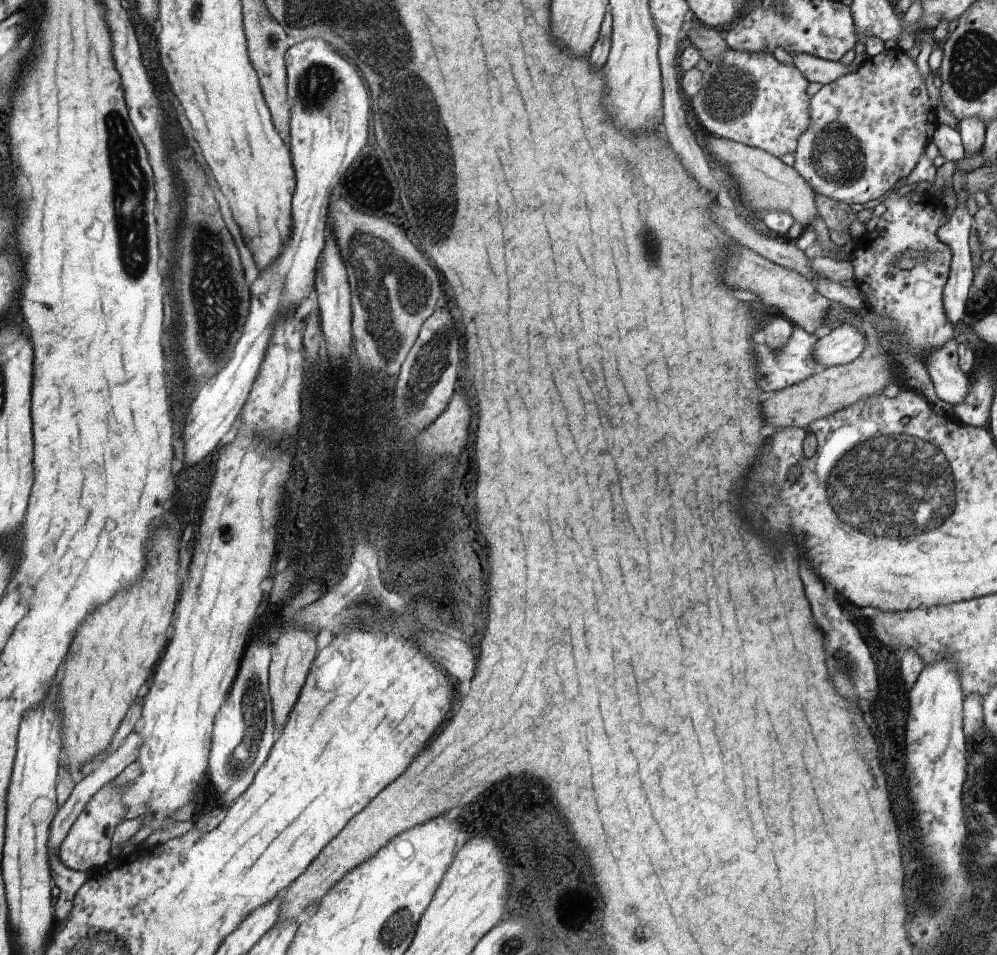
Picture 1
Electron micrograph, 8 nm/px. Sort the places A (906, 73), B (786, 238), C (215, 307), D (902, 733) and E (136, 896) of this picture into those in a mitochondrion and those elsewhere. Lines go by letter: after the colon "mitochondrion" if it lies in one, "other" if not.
A: other
B: other
C: mitochondrion
D: other
E: other

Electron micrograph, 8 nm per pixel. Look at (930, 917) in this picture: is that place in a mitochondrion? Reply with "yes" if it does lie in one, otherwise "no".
yes

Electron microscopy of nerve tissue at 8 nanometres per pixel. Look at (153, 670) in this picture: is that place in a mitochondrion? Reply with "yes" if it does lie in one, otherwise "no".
no

